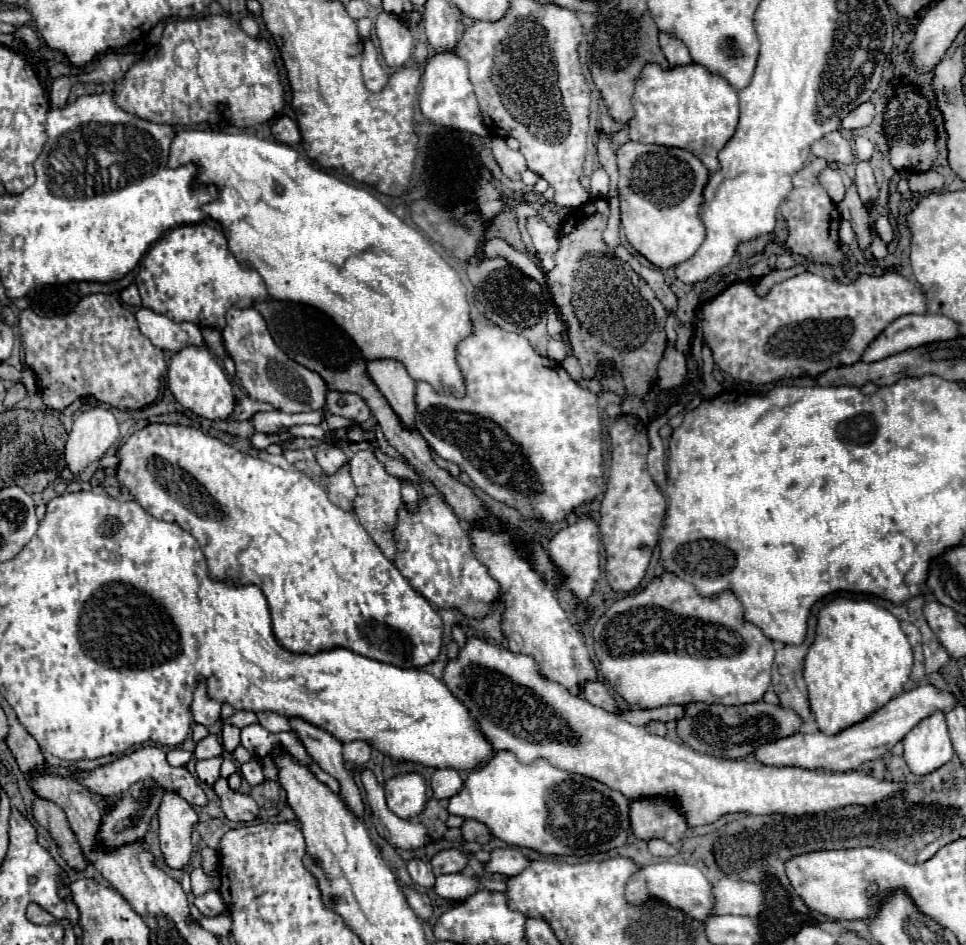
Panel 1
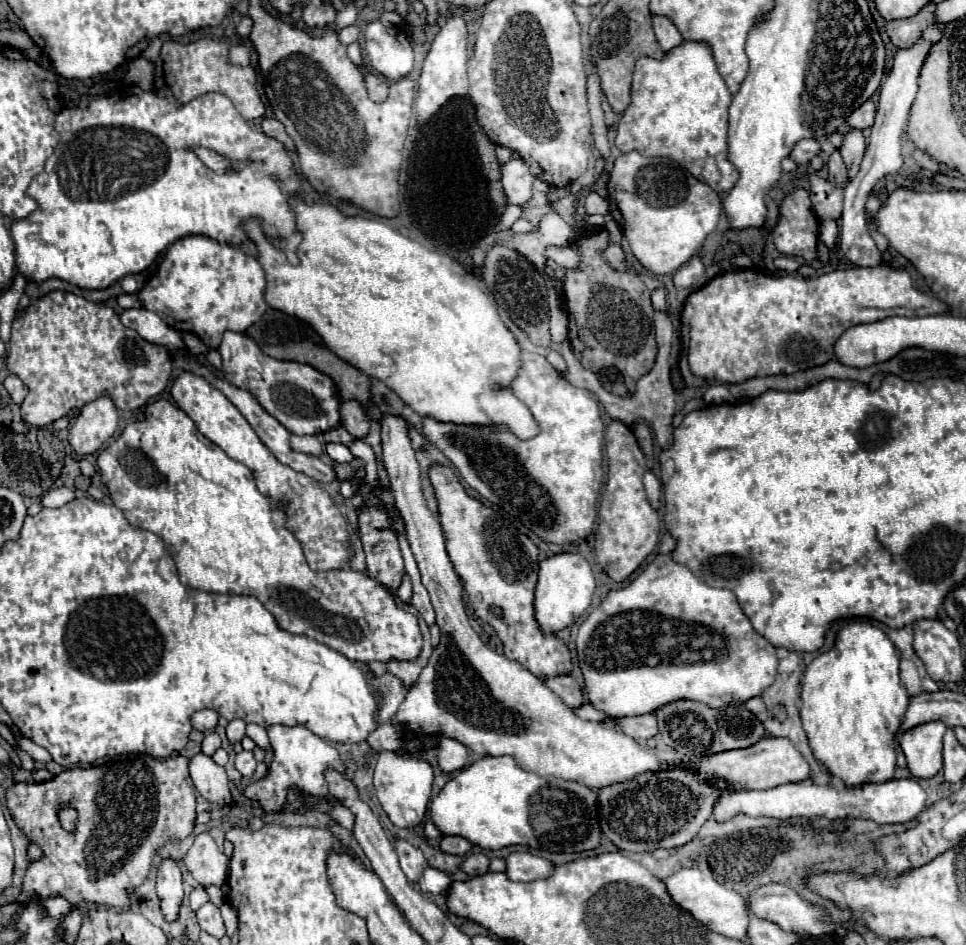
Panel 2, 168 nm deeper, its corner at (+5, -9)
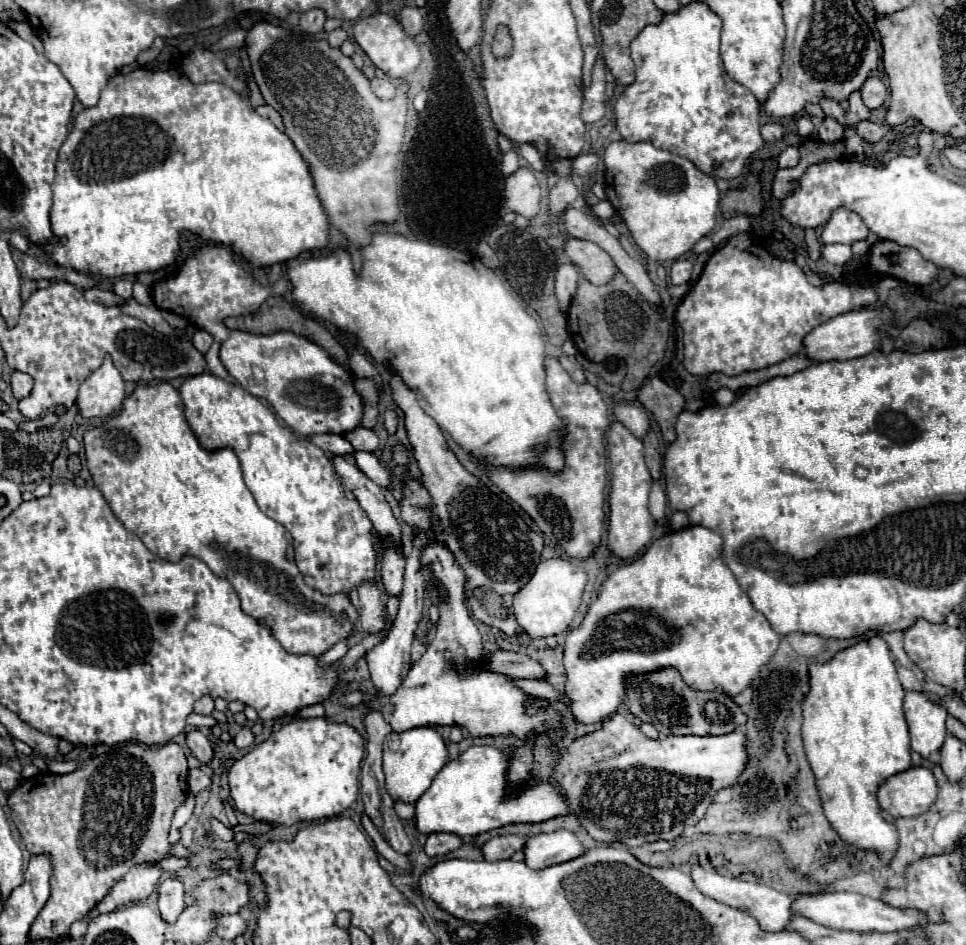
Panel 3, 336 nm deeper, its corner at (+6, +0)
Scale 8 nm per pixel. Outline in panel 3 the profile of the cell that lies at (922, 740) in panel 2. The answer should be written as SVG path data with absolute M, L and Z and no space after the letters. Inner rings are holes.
M906 692L904 714L910 728L912 750L922 758L930 758L944 742L948 712L920 692Z

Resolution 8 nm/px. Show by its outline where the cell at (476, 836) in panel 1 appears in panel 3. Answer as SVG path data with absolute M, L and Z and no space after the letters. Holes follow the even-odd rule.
M436 832L436 834L428 836L424 850L428 856L444 856L444 854L448 854L460 846L462 846L460 836L448 834L448 832Z

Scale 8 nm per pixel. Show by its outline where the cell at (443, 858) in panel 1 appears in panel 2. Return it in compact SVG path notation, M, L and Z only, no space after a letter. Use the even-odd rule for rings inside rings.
M483 853L471 855L465 859L465 863L461 865L461 869L465 869L467 875L483 875L489 869L489 857Z

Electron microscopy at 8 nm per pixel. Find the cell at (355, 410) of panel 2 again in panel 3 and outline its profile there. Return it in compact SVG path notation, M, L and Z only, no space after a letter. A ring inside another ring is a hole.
M354 380L354 388L360 394L364 402L364 414L362 414L362 426L374 428L376 416L378 416L378 392L372 380Z

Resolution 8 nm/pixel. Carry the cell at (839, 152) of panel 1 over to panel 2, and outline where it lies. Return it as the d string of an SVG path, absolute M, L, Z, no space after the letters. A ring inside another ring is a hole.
M803 139L803 141L797 141L789 153L789 157L797 163L797 165L805 165L811 161L813 155L819 153L819 143L815 139Z

